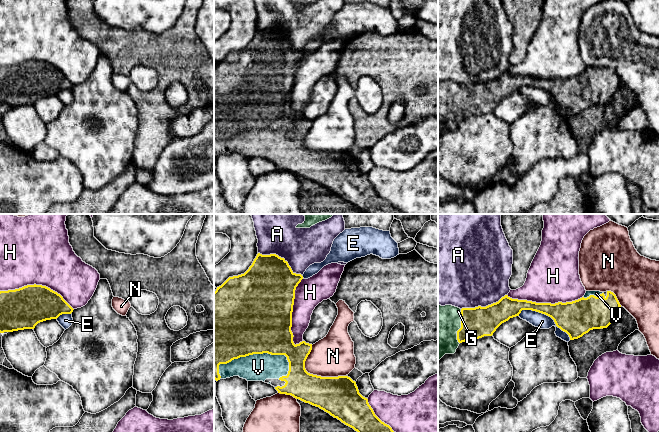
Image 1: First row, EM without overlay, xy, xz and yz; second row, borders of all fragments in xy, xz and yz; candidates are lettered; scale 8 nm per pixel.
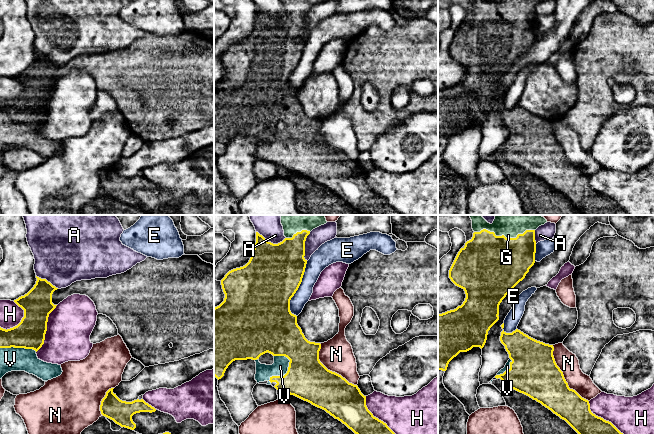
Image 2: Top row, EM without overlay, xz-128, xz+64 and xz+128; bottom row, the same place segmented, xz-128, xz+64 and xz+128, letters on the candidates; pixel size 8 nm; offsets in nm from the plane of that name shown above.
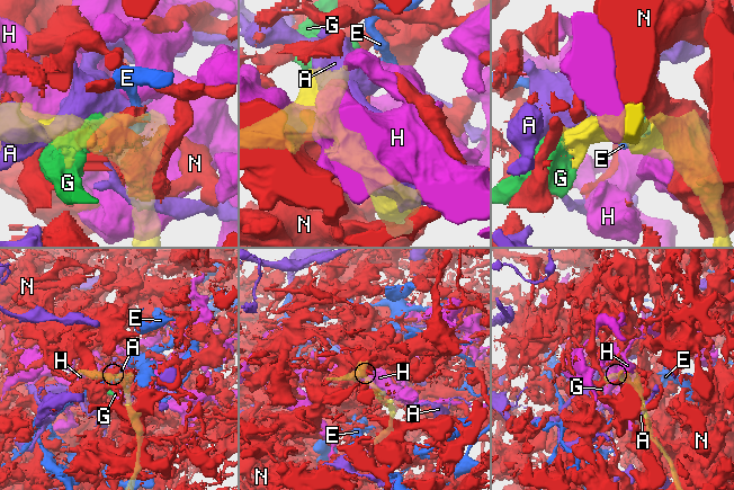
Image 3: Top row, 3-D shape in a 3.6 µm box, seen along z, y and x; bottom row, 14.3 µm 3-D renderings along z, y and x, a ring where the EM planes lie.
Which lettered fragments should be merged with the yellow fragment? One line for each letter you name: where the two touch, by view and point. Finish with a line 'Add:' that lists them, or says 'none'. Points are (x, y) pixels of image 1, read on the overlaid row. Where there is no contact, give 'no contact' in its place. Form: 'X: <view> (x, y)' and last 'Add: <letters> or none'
G: yz (461, 326)
V: xz (248, 355)
Add: G, V

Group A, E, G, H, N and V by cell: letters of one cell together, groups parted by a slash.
A / E / G V / H / N

